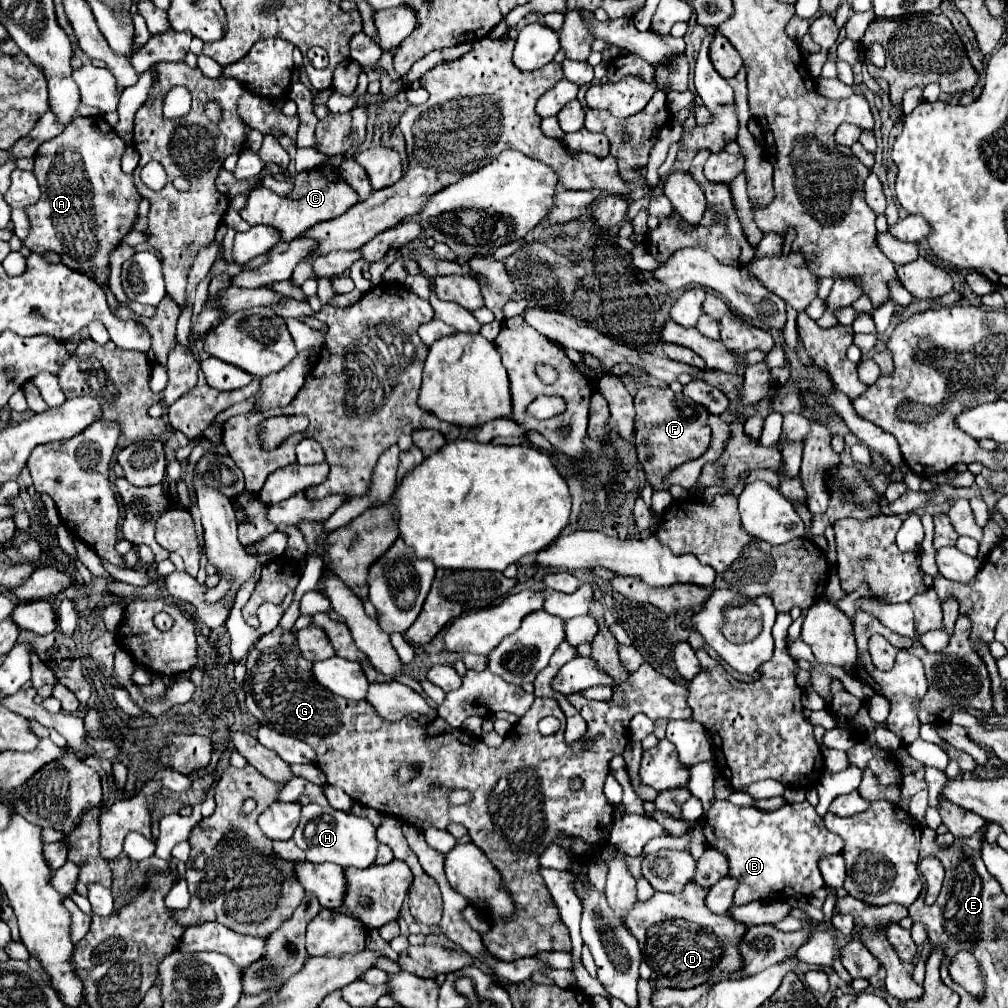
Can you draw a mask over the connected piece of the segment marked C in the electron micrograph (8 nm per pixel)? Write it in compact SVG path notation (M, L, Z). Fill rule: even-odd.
M313 168L309 172L303 170L295 176L295 186L289 196L279 196L269 188L251 190L249 202L239 214L249 226L265 224L265 226L275 228L281 234L281 240L293 240L293 238L299 238L311 226L315 226L317 222L341 216L353 204L357 204L357 194L343 182L343 178L337 176L337 178L327 180L327 176L323 176L319 168ZM311 174L315 178L311 178Z

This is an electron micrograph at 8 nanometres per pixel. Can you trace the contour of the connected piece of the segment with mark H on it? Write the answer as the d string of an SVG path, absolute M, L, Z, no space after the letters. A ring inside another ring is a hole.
M317 804L303 806L301 820L293 834L293 840L301 850L305 850L307 860L315 864L333 862L343 868L349 866L367 868L375 862L375 854L377 854L377 838L371 822L365 818L357 818L353 814L345 814L331 806L317 806Z

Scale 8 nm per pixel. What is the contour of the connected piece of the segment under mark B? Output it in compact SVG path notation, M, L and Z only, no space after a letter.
M805 800L801 804L787 804L783 806L779 812L765 812L759 808L739 808L735 804L727 802L715 802L713 804L713 818L709 818L709 824L705 824L707 828L711 828L711 832L705 832L707 836L707 844L717 848L719 852L723 852L727 856L729 862L729 878L735 878L737 890L735 890L735 904L747 904L753 900L789 900L795 894L809 896L813 890L823 886L823 878L821 872L817 868L817 862L827 856L827 854L837 854L843 848L843 840L835 834L831 834L825 824L823 818L817 816L815 808Z

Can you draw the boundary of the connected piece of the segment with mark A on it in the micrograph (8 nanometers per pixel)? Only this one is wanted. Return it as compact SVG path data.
M101 116L79 118L79 124L69 124L67 132L39 146L33 172L41 182L41 198L37 204L25 208L31 222L27 248L31 248L33 252L45 252L45 250L57 252L61 254L65 266L93 276L97 284L107 284L109 252L129 232L135 220L137 204L141 200L141 196L135 190L133 176L121 170L121 156L125 148L127 142L121 136L117 136L117 132Z

